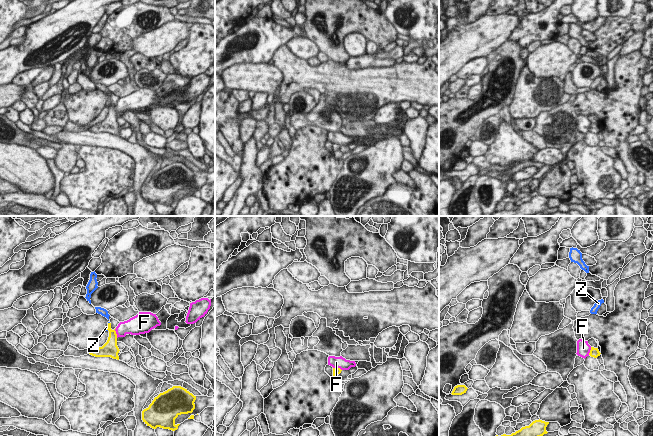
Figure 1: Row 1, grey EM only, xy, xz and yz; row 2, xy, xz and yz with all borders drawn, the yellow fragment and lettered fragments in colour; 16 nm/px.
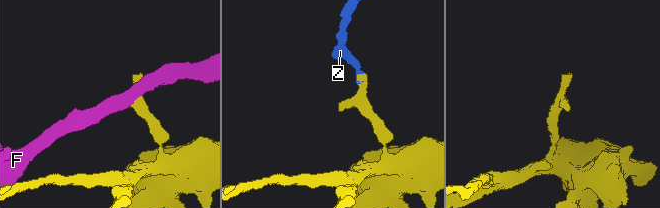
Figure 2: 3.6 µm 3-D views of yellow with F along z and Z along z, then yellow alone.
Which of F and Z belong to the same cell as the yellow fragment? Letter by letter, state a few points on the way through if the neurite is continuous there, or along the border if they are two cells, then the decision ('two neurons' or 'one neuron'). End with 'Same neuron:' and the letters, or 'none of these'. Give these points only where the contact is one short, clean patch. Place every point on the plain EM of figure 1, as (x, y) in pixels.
F: two neurons
Z: way xy (111, 120), (111, 108), (107, 105), (106, 103); one neuron
Same neuron: Z

